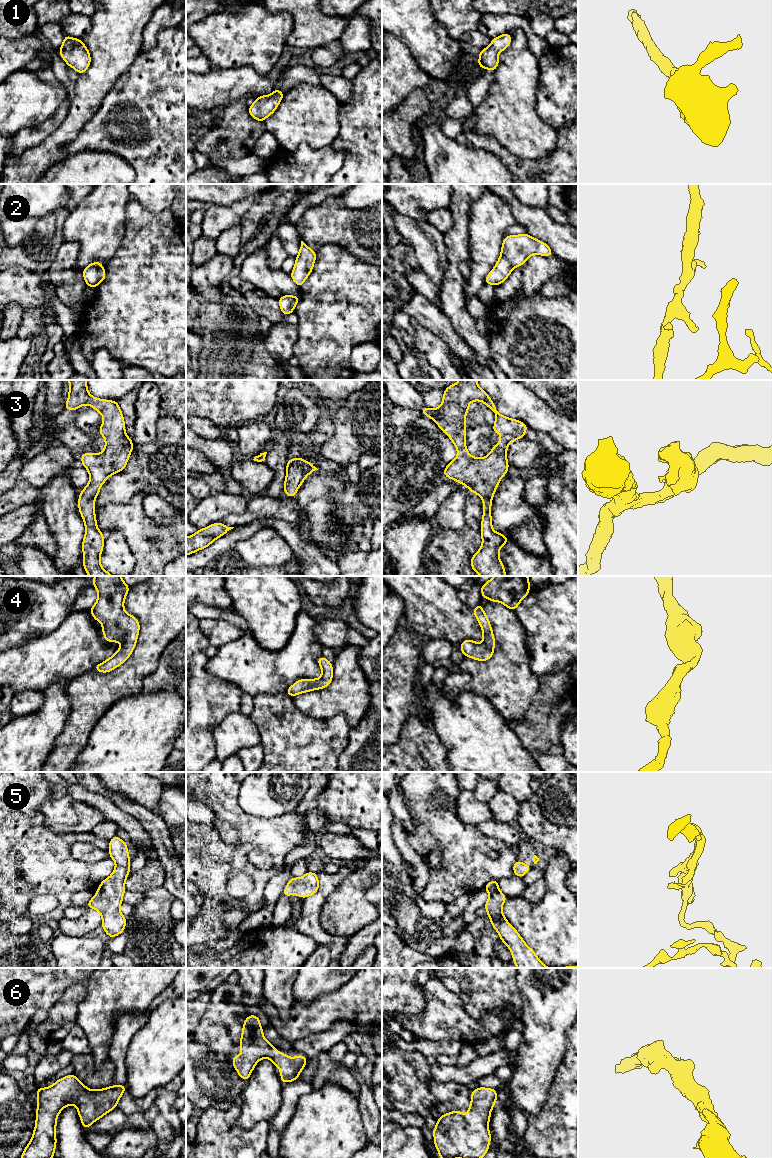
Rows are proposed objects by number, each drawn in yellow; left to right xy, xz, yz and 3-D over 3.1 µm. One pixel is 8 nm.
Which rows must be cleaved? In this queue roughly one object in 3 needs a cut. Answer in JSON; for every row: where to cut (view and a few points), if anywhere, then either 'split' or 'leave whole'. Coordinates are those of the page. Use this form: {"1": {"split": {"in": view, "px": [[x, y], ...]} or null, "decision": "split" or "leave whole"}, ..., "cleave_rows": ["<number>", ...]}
{"1": {"split": null, "decision": "leave whole"}, "2": {"split": null, "decision": "leave whole"}, "3": {"split": null, "decision": "leave whole"}, "4": {"split": null, "decision": "leave whole"}, "5": {"split": null, "decision": "leave whole"}, "6": {"split": null, "decision": "leave whole"}, "cleave_rows": []}

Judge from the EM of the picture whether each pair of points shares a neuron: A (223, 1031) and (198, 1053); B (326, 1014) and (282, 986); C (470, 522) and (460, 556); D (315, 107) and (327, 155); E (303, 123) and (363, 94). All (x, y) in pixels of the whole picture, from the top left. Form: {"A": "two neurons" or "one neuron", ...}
{"A": "two neurons", "B": "two neurons", "C": "one neuron", "D": "two neurons", "E": "two neurons"}

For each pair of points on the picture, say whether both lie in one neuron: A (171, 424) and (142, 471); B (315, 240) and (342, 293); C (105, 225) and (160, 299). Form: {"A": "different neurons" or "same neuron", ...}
{"A": "same neuron", "B": "different neurons", "C": "different neurons"}

